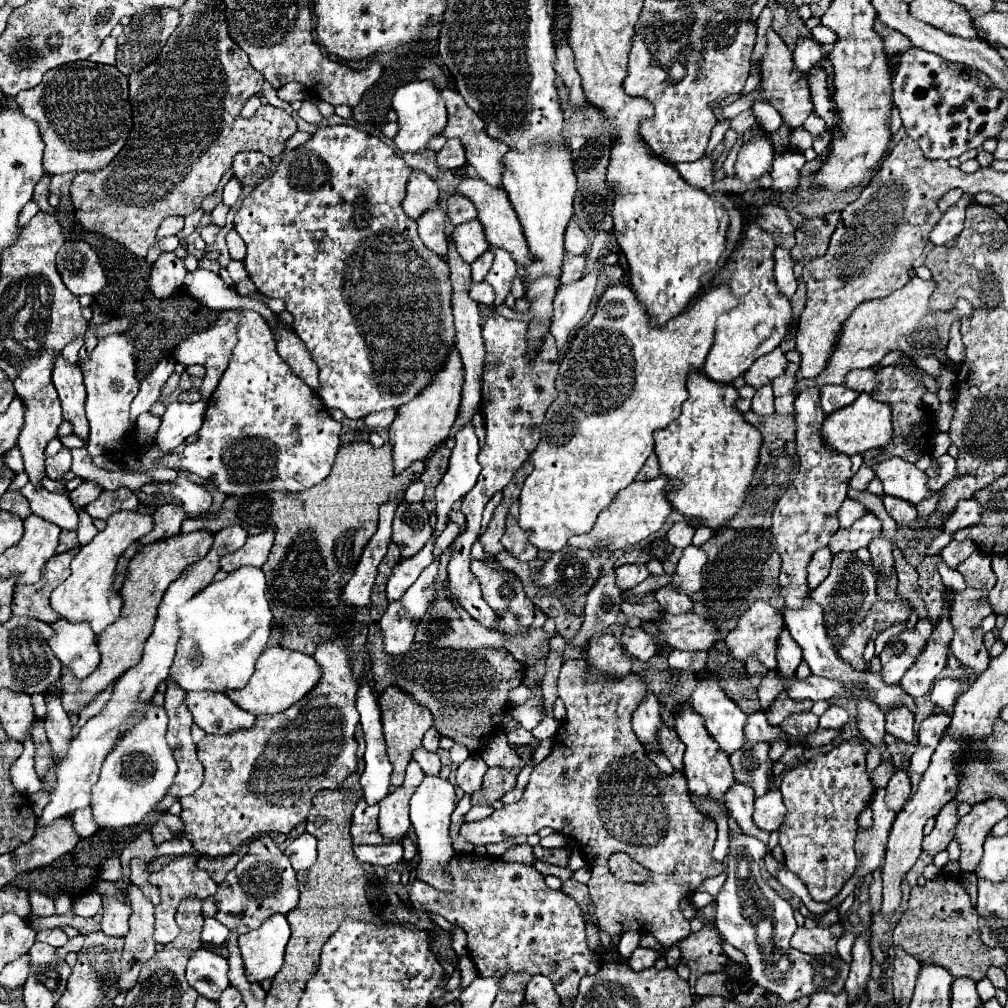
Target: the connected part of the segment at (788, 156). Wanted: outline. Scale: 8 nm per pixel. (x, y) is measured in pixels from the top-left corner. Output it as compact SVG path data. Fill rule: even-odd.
M786 150L782 154L774 154L774 168L772 168L772 190L776 192L786 192L792 194L796 192L798 178L800 178L800 168L804 166L804 154Z

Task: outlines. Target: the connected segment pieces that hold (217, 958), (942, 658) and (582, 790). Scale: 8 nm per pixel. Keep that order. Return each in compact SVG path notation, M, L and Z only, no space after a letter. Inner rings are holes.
M200 948L192 960L188 960L186 980L200 996L218 1002L220 994L230 986L228 960L216 952Z
M948 594L944 596L944 610L940 616L940 622L934 626L924 650L920 652L918 660L912 664L912 668L902 676L900 686L910 696L924 696L930 692L930 684L936 682L938 674L946 666L948 648L952 642L952 624L950 624L950 608L948 608Z
M568 660L562 670L560 670L560 676L558 676L558 697L566 704L566 720L562 722L562 728L556 732L554 736L554 746L552 746L552 752L550 756L546 756L530 774L530 782L524 790L524 796L520 802L514 802L514 804L506 804L502 806L500 810L494 810L492 816L480 820L480 822L464 822L462 828L460 828L460 834L470 842L470 844L482 844L482 846L488 846L488 844L496 844L496 842L502 842L506 838L512 838L512 836L518 836L518 834L536 834L540 828L544 826L550 826L554 828L556 832L564 834L566 838L574 840L580 848L580 852L584 854L586 858L586 864L588 868L592 870L592 878L588 882L588 888L590 888L590 898L592 902L596 904L596 916L598 916L598 922L600 926L610 934L610 936L622 936L624 932L640 932L640 934L652 934L660 944L664 944L664 948L670 948L674 946L676 942L684 940L688 934L690 934L690 922L682 916L678 904L682 898L688 898L692 896L692 892L696 890L696 884L692 884L692 878L710 878L710 876L718 876L724 872L724 864L722 862L716 862L712 858L712 848L714 848L714 842L716 842L716 822L706 818L704 814L700 814L694 804L690 802L690 792L686 788L686 778L684 778L684 772L682 770L674 770L672 774L662 774L658 770L658 766L648 758L648 754L644 752L640 740L636 738L636 734L632 732L632 726L630 726L630 718L632 718L632 712L636 710L636 706L640 704L640 698L644 698L648 690L648 684L644 682L644 678L640 678L638 674L628 674L620 680L612 680L612 676L606 676L604 672L596 672L592 666L588 666L588 662L584 660ZM614 852L626 852L628 856L632 856L632 860L636 860L640 866L644 866L646 870L650 870L650 878L642 884L632 884L632 882L624 882L620 878L616 878L610 870L608 870L608 858L614 854Z

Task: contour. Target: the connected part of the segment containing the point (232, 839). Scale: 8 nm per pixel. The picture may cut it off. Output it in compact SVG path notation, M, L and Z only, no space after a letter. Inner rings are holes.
M336 634L332 636L330 640L322 642L318 648L316 648L316 654L314 654L316 662L322 664L322 670L324 670L324 676L320 678L320 684L300 702L296 702L292 708L280 712L280 716L258 716L256 724L248 730L248 732L234 732L234 734L228 734L228 736L212 736L212 734L206 734L202 742L198 742L198 760L204 764L204 782L202 786L190 794L190 796L184 796L180 798L180 804L182 804L182 814L180 818L184 820L184 834L180 834L178 838L188 838L192 844L194 844L194 850L200 854L200 856L208 856L208 858L218 858L218 856L226 856L226 854L232 854L238 846L246 844L246 842L252 842L256 838L260 838L262 834L268 834L268 832L284 832L288 834L298 822L306 820L308 816L308 810L312 806L312 798L316 796L318 790L334 790L338 788L358 766L358 758L356 758L356 748L358 748L358 742L356 742L356 726L358 726L358 720L360 720L360 714L356 710L356 690L358 690L358 680L354 678L352 674L352 668L350 668L350 656L348 656L348 636L346 634Z

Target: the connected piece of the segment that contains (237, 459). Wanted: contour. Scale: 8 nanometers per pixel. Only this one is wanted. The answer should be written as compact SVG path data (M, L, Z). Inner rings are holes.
M244 312L244 320L238 328L238 344L232 360L218 382L218 388L208 400L206 420L198 432L198 442L188 444L182 456L166 456L160 464L186 470L210 480L220 492L244 496L250 492L288 490L300 492L322 482L334 464L340 446L340 422L336 422L320 396L308 388L278 356L276 342L268 322L258 312Z

